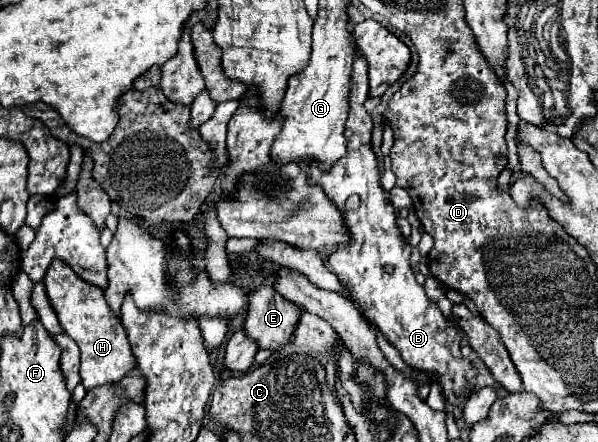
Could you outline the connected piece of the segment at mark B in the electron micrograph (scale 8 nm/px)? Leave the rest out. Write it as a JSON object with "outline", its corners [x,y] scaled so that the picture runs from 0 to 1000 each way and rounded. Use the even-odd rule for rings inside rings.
{"outline":[[[594,115],[584,219],[587,247],[577,278],[580,355],[560,364],[547,387],[537,387],[530,364],[517,364],[513,373],[517,414],[533,419],[540,437],[564,464],[574,486],[577,518],[587,536],[580,554],[564,554],[564,563],[550,577],[547,600],[567,627],[567,640],[587,667],[597,699],[610,713],[610,722],[617,722],[617,731],[634,740],[644,767],[671,799],[674,817],[684,830],[717,839],[717,848],[731,844],[734,862],[741,867],[744,898],[754,912],[764,912],[764,889],[781,880],[774,857],[781,857],[784,880],[791,876],[794,835],[768,794],[771,762],[761,735],[741,717],[737,699],[721,676],[714,676],[684,600],[687,554],[671,532],[661,505],[664,477],[651,455],[651,437],[634,414],[630,355],[620,333],[624,274],[607,242],[614,215],[614,138],[600,115]],[[587,437],[597,437],[604,446],[604,468],[594,482],[577,473],[577,455]]]}

